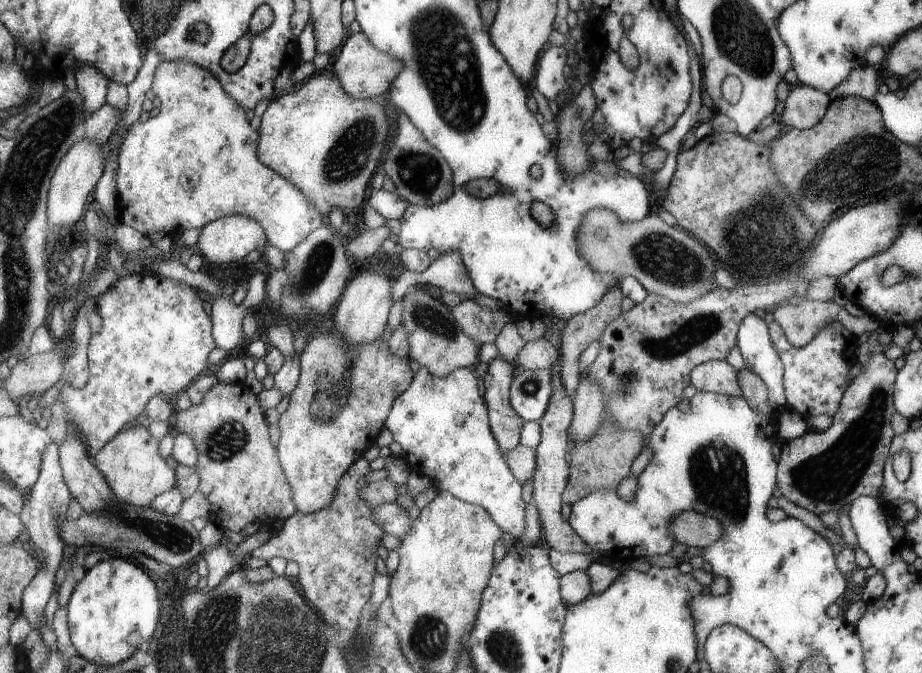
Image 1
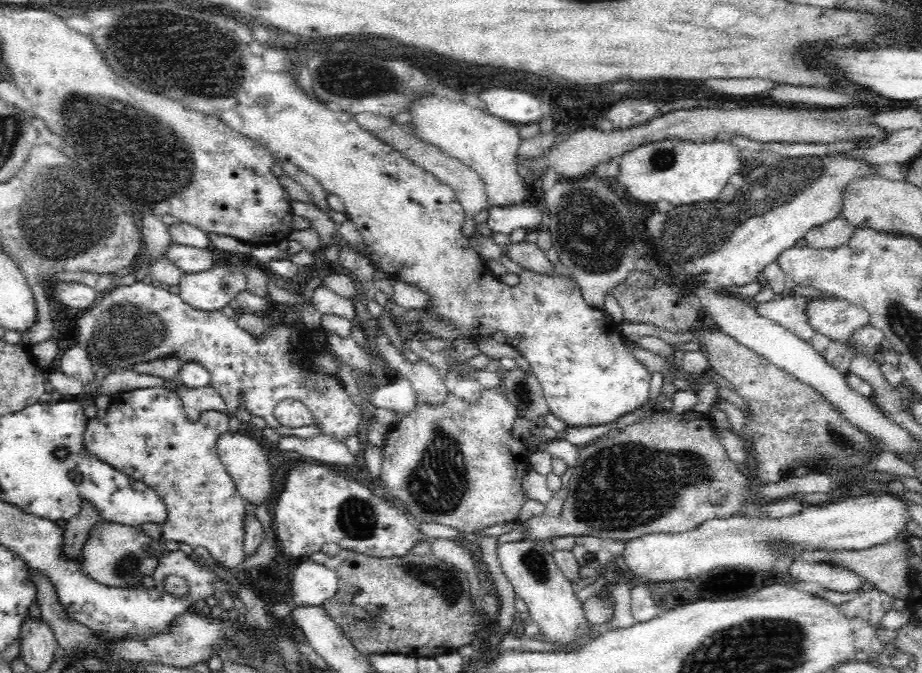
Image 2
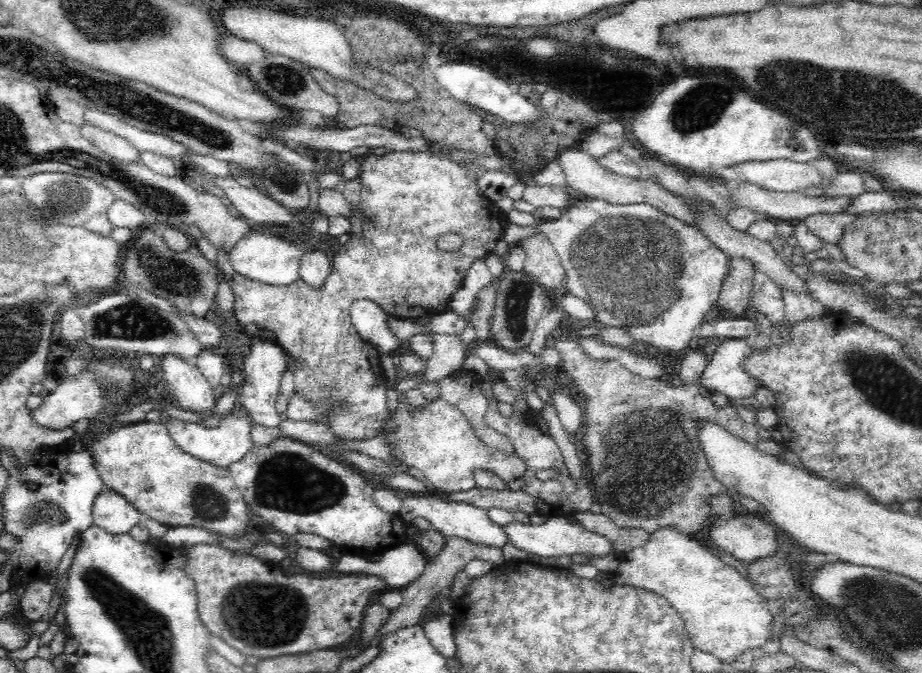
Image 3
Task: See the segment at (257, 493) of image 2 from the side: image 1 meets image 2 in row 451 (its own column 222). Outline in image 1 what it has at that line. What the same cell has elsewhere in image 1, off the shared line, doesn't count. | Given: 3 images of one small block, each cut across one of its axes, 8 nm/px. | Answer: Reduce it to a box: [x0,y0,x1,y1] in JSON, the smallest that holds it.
[195,215,267,264]

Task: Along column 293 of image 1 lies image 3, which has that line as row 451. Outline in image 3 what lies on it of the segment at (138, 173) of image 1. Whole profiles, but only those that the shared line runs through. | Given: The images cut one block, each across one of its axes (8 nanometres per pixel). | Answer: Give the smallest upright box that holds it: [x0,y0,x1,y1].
[165,409,254,470]

